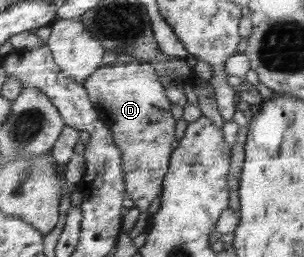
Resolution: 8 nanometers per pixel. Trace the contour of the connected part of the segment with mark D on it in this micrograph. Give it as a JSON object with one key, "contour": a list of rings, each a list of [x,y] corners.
{"contour":[[[135,59],[129,63],[117,63],[112,60],[105,62],[105,65],[92,73],[88,80],[84,81],[84,86],[88,89],[88,94],[96,108],[100,111],[100,117],[113,132],[116,147],[122,153],[122,170],[125,174],[127,197],[129,197],[135,206],[141,212],[149,209],[149,203],[155,201],[162,195],[165,176],[170,172],[170,163],[174,149],[171,143],[175,143],[175,117],[171,113],[173,103],[169,101],[165,86],[161,78],[155,71],[151,63],[139,63]]]}

